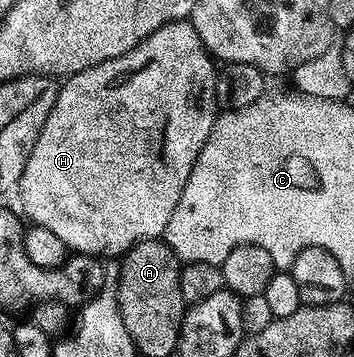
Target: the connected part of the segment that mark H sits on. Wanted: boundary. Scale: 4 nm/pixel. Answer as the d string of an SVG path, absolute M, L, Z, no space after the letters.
M187 20L170 22L157 28L157 32L137 44L137 48L125 52L125 56L105 60L105 64L97 64L93 68L85 68L70 75L60 85L57 104L53 104L53 112L49 112L49 120L45 120L45 128L41 128L37 144L33 144L33 152L29 152L25 172L17 187L17 195L19 194L23 201L22 213L27 213L34 225L49 228L49 232L54 232L60 238L61 244L67 246L68 251L89 254L100 260L115 257L118 259L139 242L150 238L162 239L166 235L169 219L173 216L173 208L177 208L177 200L181 200L181 192L185 192L185 184L189 184L189 172L193 172L193 164L197 164L197 156L201 156L201 148L205 148L205 140L209 140L209 132L213 132L215 119L221 113L217 104L218 79L216 59L212 58L201 36L197 36L197 32Z

